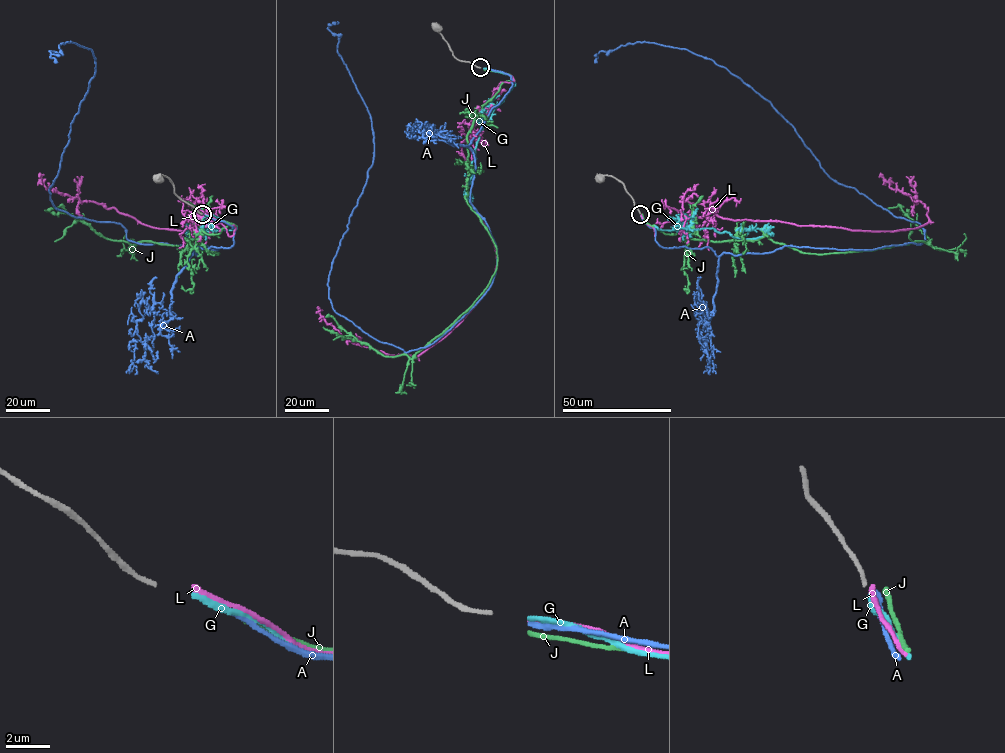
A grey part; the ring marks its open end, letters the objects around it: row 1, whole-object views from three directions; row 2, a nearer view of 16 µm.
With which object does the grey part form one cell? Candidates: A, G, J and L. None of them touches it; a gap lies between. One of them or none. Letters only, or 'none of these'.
L

